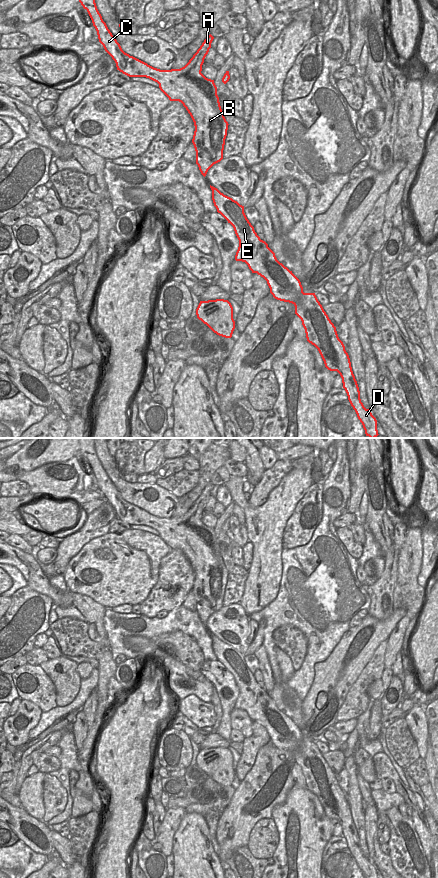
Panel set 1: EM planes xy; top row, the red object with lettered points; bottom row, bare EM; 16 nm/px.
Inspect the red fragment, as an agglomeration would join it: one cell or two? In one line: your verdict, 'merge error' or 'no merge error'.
no merge error

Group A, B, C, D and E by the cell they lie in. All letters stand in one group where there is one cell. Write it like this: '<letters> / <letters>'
A B C D E

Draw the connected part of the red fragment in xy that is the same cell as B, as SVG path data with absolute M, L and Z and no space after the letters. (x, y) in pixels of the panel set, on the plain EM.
M77 438L79 450L87 458L99 490L116 511L117 518L129 525L146 525L159 532L170 549L179 549L190 562L195 579L192 587L196 612L205 625L208 618L223 607L227 584L226 569L214 528L202 521L204 507L214 485L210 482L189 510L180 517L160 518L125 501L99 461L94 438Z

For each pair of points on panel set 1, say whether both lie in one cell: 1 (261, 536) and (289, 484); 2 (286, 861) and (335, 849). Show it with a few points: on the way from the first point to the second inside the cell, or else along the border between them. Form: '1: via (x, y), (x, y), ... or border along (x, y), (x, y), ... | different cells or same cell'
1: via (266, 523), (277, 510), (284, 497) | same cell
2: border along (333, 835), (324, 848), (320, 867) | different cells

